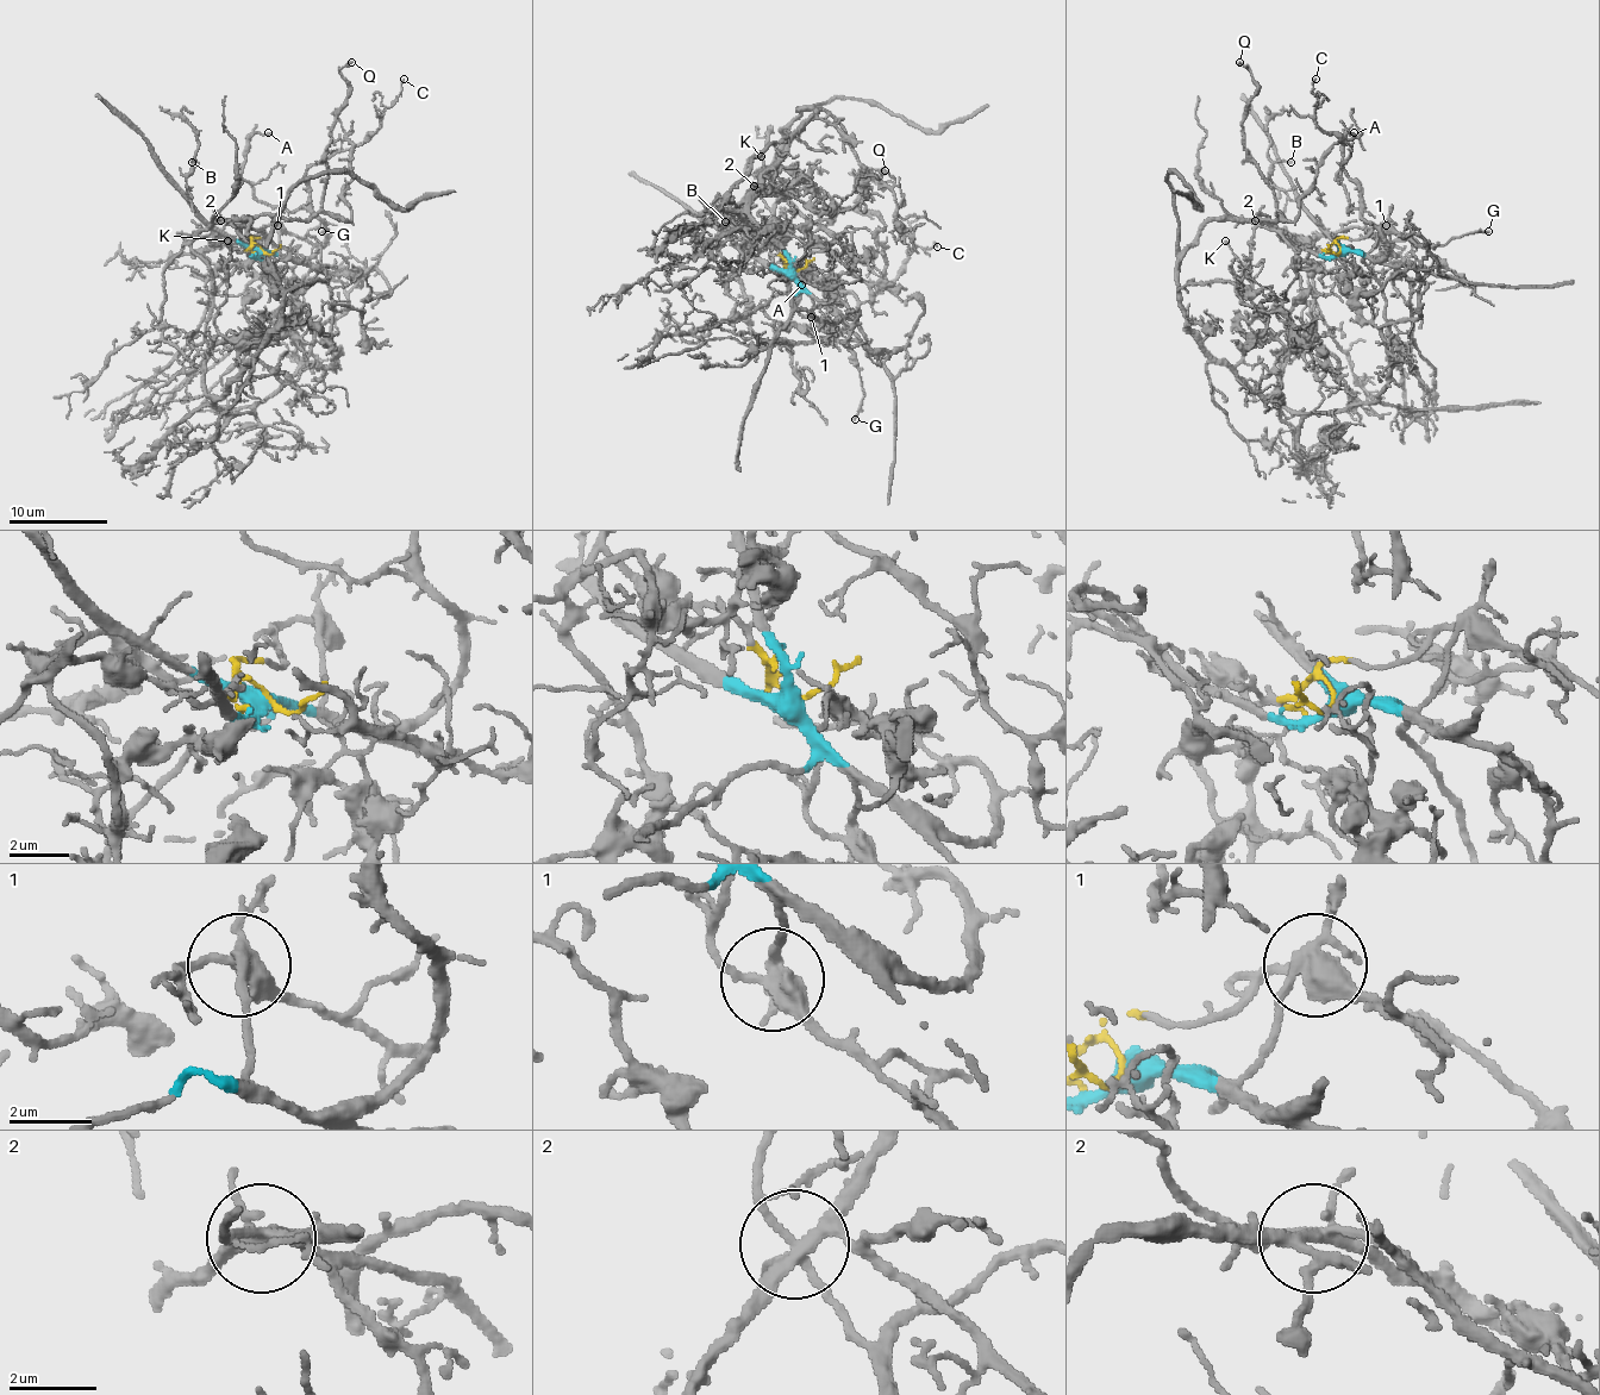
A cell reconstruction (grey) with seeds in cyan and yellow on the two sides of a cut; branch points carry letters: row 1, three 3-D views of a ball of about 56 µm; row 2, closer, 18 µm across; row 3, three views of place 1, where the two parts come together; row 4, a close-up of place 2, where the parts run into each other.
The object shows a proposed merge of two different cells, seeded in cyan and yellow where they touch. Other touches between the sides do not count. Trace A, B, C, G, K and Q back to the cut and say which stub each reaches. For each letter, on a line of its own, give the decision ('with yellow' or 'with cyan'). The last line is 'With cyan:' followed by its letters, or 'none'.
A: with cyan
B: with cyan
C: with cyan
G: with yellow
K: with yellow
Q: with cyan
With cyan: A, B, C, Q

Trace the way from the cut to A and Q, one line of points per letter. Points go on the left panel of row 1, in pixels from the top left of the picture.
A: (262, 250), (308, 260), (325, 238), (318, 218), (304, 208), (262, 204), (242, 176), (247, 142), (269, 132)
Q: (262, 250), (247, 250), (242, 225), (306, 220), (320, 208), (336, 110), (348, 95), (341, 70), (352, 61)

